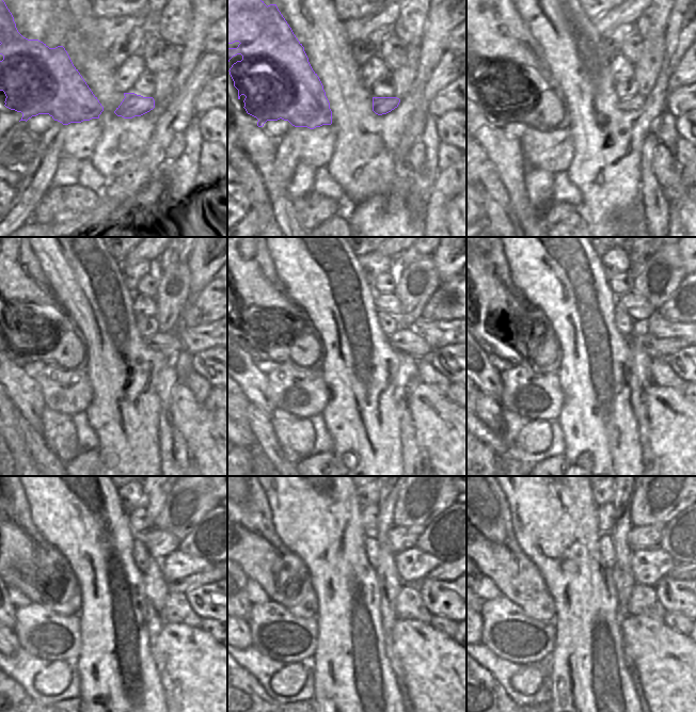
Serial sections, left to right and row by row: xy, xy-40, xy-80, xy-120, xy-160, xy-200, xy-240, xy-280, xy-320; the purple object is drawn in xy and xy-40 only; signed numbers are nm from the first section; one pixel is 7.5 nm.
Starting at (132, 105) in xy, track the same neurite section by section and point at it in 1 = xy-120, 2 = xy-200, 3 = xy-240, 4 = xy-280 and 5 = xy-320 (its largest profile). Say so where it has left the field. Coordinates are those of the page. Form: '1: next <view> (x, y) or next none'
1: next xy-120 (169, 343)
2: next xy-200 (654, 347)
3: next xy-240 (195, 580)
4: next xy-280 (444, 572)
5: next xy-320 (680, 571)

